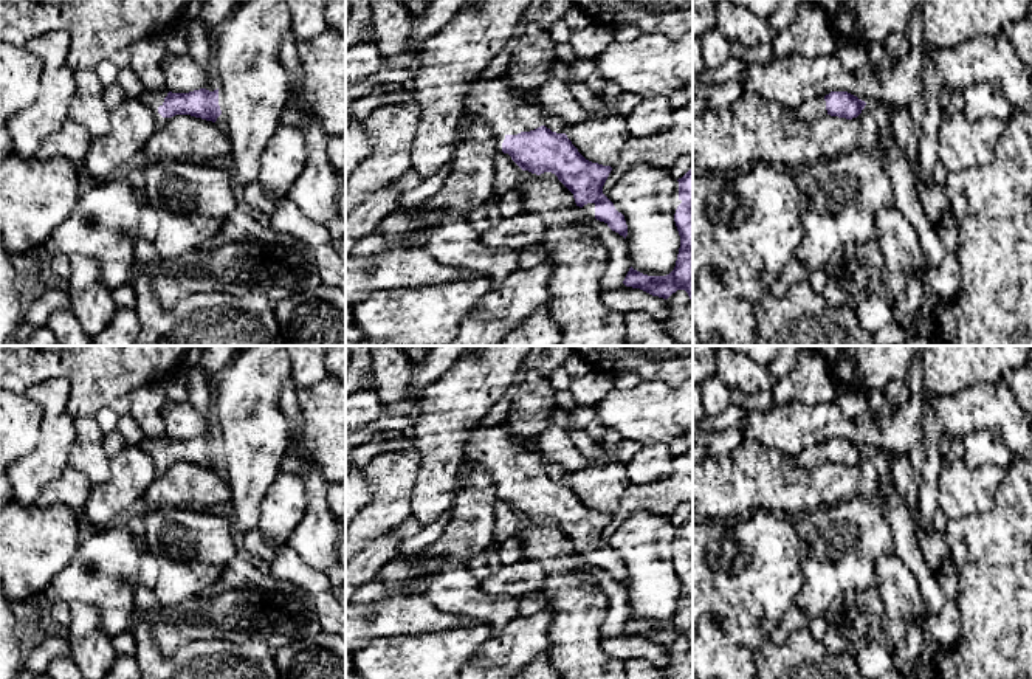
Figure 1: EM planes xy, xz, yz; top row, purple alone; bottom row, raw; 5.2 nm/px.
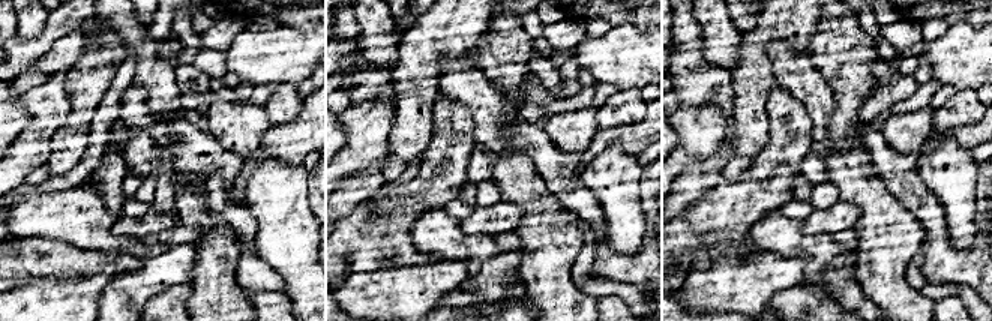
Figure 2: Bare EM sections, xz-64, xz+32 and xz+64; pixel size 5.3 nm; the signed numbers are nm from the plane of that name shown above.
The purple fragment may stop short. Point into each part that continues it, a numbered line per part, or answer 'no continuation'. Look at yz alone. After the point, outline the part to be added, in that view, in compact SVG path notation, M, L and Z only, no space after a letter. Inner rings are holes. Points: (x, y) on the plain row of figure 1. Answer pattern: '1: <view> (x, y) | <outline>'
1: yz (812, 456) | M824 443L809 446L793 457L793 464L801 470L810 470L826 462L827 457L826 457Z

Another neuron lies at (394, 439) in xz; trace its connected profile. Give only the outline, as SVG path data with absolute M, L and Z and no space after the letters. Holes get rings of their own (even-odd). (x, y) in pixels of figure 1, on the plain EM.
M412 429L389 431L384 434L386 434L386 440L384 440L380 453L409 448L414 445Z

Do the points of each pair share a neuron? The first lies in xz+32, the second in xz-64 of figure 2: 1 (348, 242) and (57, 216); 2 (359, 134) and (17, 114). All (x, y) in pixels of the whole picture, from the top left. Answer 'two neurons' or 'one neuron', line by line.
1: two neurons
2: two neurons

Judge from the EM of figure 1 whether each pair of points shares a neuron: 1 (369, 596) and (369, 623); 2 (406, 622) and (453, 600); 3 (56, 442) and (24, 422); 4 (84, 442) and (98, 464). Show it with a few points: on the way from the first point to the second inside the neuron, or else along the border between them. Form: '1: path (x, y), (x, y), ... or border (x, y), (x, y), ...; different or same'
1: path (369, 602), (369, 617); same
2: border (403, 592), (419, 592), (436, 606), (471, 619); different
3: border (28, 397), (41, 411), (41, 436), (16, 459); different
4: path (87, 447), (87, 453), (93, 459); same

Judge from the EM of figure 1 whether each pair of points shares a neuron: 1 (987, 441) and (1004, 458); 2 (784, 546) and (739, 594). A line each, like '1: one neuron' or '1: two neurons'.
1: one neuron
2: one neuron

